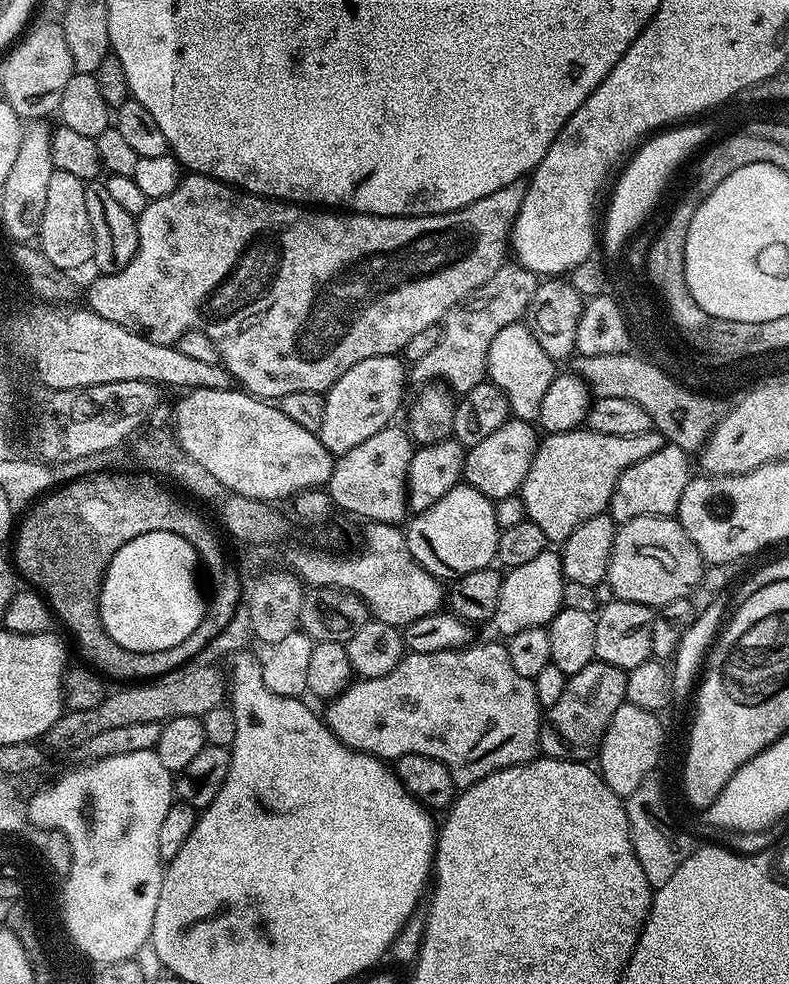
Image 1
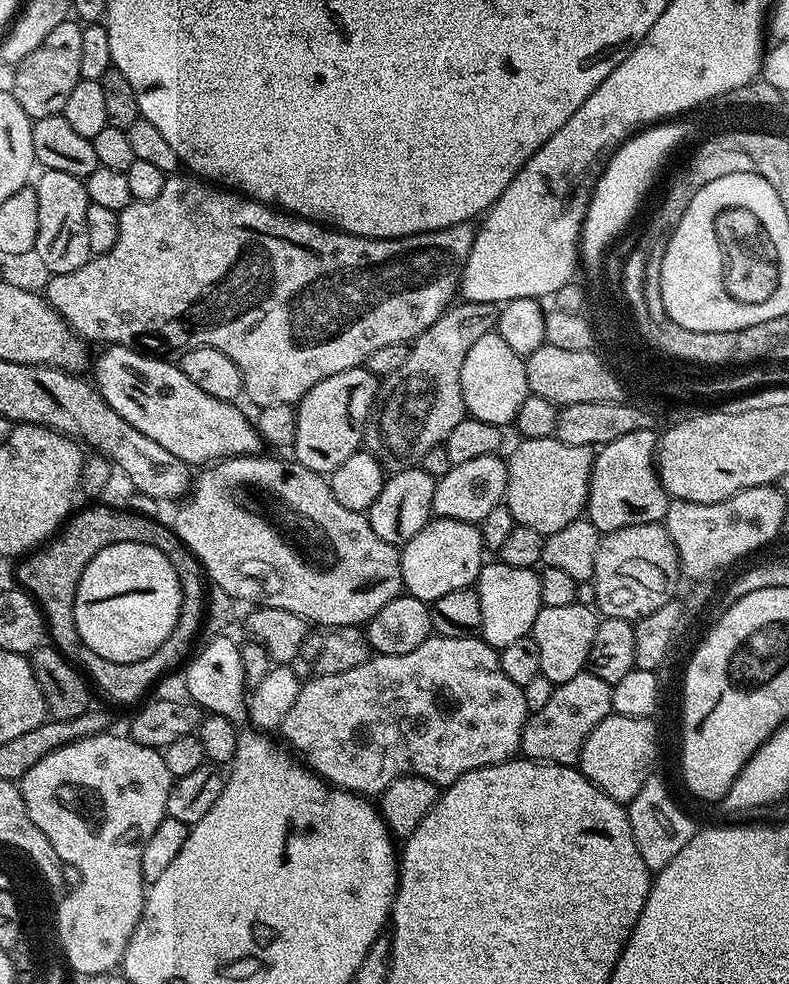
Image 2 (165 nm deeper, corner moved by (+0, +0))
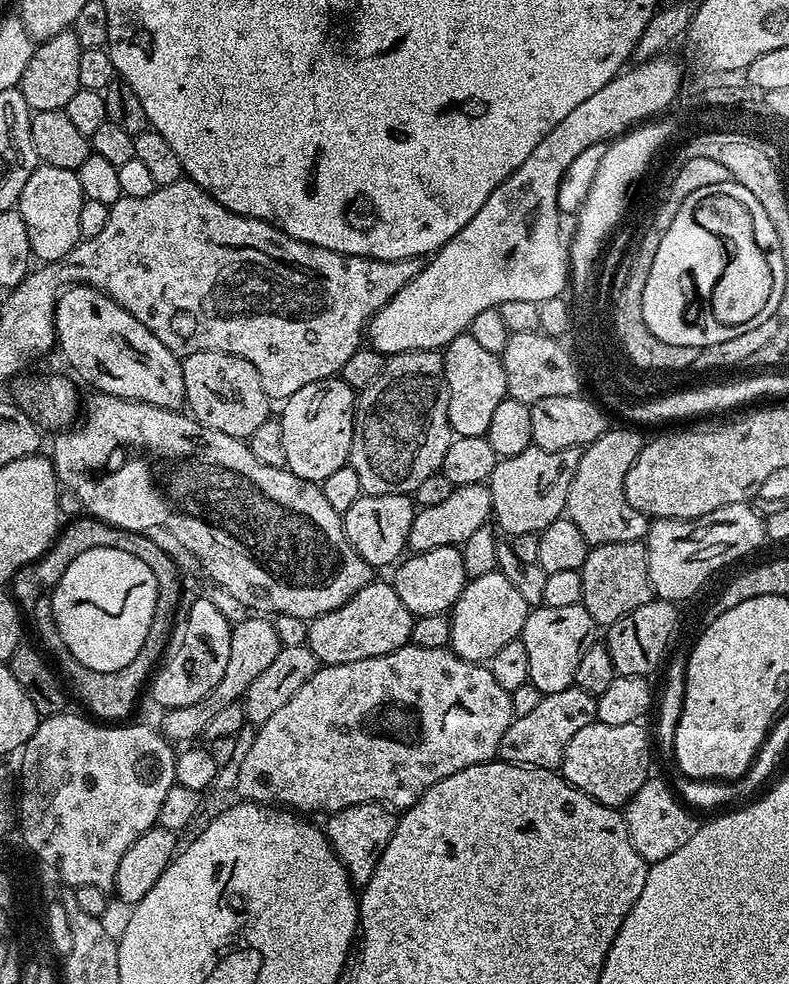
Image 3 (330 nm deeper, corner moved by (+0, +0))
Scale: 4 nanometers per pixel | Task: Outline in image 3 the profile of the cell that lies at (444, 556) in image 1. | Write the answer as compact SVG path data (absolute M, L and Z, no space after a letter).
M454 544L409 555L395 565L394 571L396 577L391 577L390 583L396 589L398 598L402 598L402 606L406 606L406 610L410 610L413 617L447 613L456 605L456 599L462 594L468 580L462 566L462 554Z

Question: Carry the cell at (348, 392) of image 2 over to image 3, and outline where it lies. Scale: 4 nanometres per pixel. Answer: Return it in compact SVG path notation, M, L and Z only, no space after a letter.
M329 378L310 382L310 386L302 386L291 398L283 401L284 413L278 416L282 426L282 446L286 450L286 467L288 471L298 474L298 478L306 478L323 482L344 464L349 463L348 455L354 434L354 418L356 417L357 389L339 378Z

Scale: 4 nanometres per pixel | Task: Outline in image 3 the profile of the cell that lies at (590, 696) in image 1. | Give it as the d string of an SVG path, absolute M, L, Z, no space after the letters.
M578 687L558 690L558 694L541 695L538 707L531 714L522 714L506 726L498 753L499 759L506 764L523 768L546 768L556 770L564 763L566 746L570 738L582 730L582 726L597 723L596 696Z

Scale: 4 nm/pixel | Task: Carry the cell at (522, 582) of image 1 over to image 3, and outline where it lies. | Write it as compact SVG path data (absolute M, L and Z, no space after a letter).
M500 571L468 580L462 594L456 599L456 605L450 609L451 651L455 652L458 658L475 664L491 662L494 654L498 654L498 650L502 650L506 642L517 639L523 633L529 611L522 594L514 590L514 585Z

